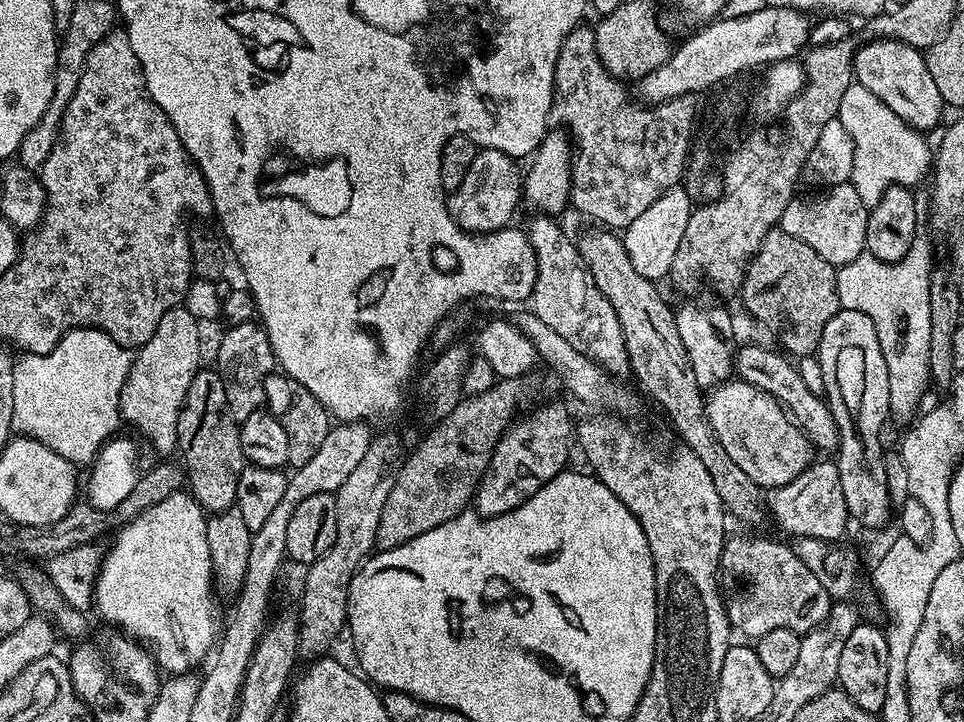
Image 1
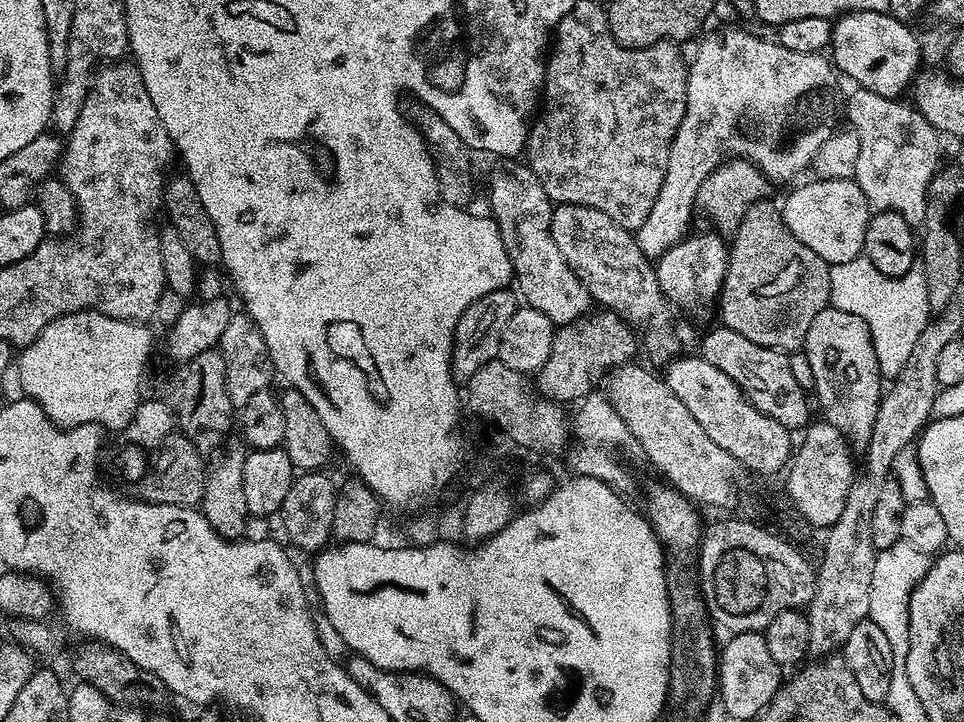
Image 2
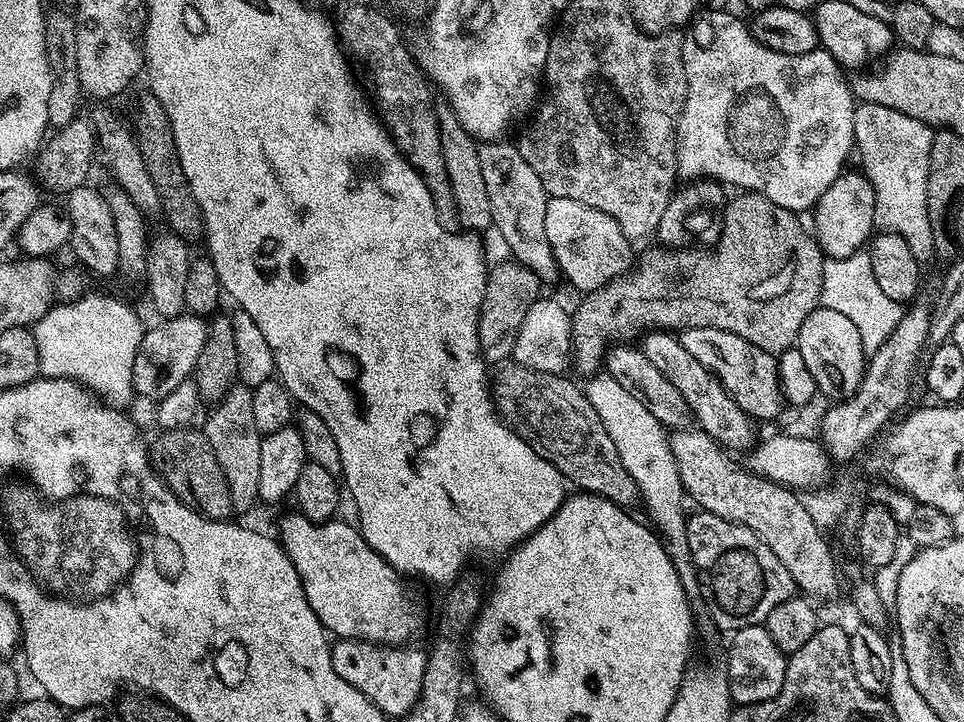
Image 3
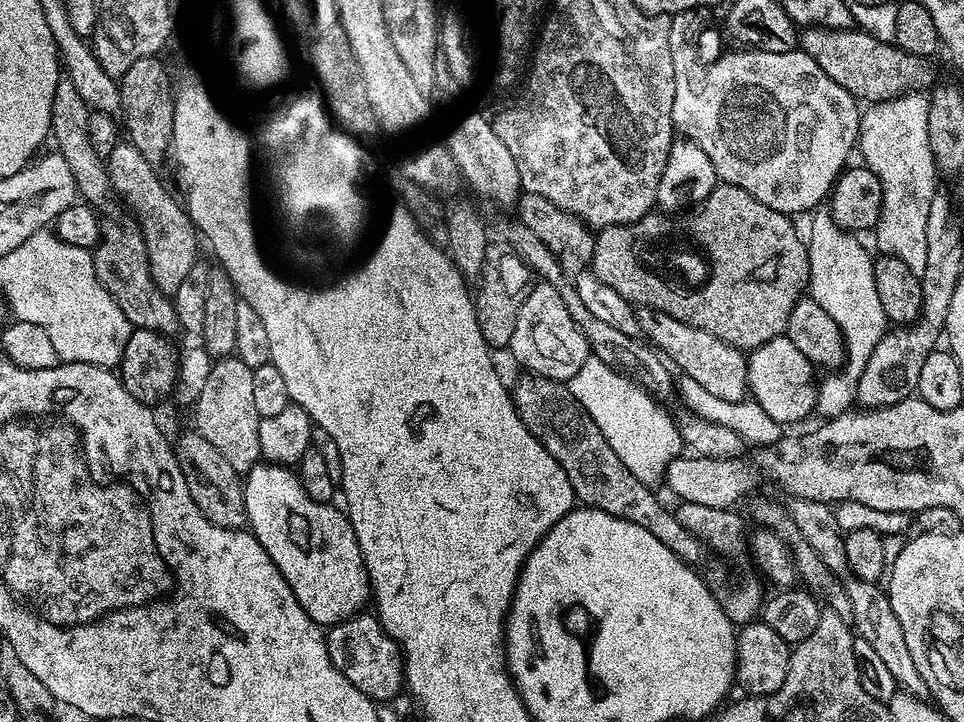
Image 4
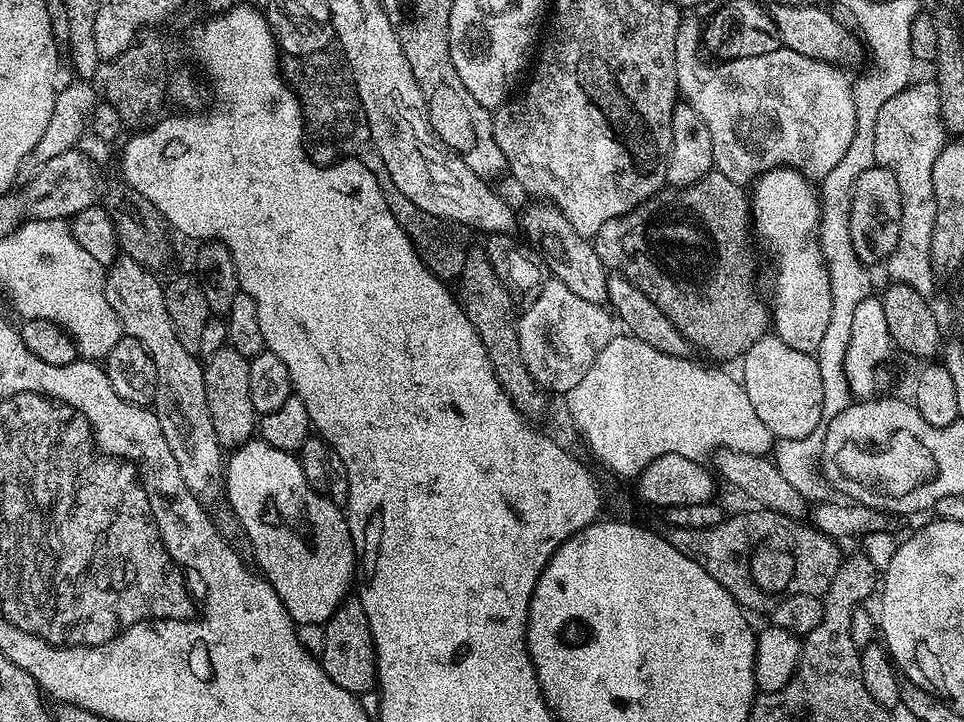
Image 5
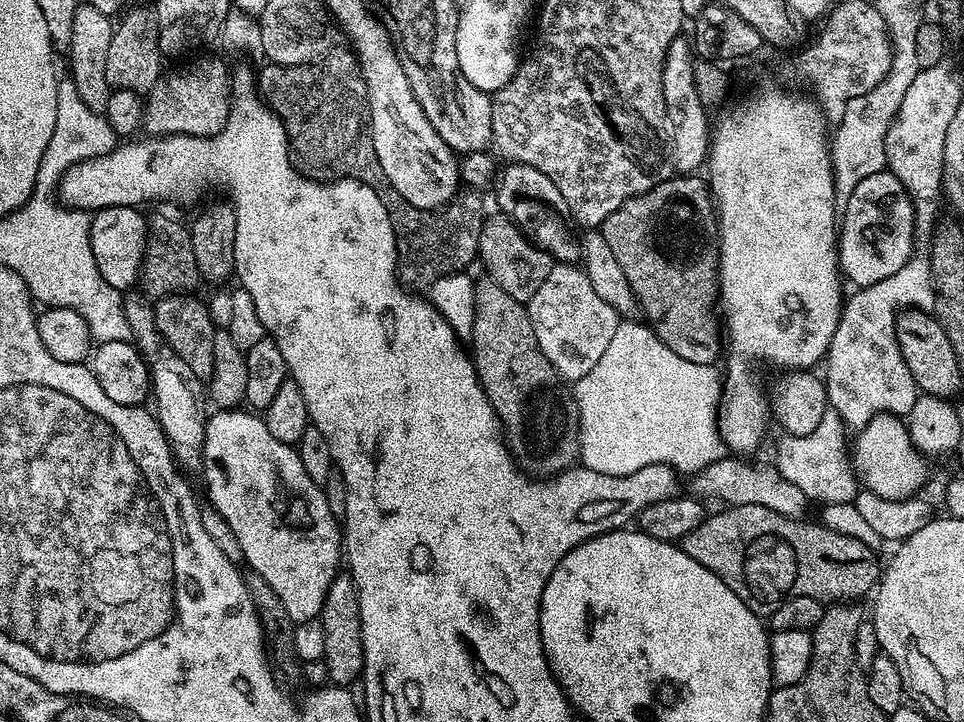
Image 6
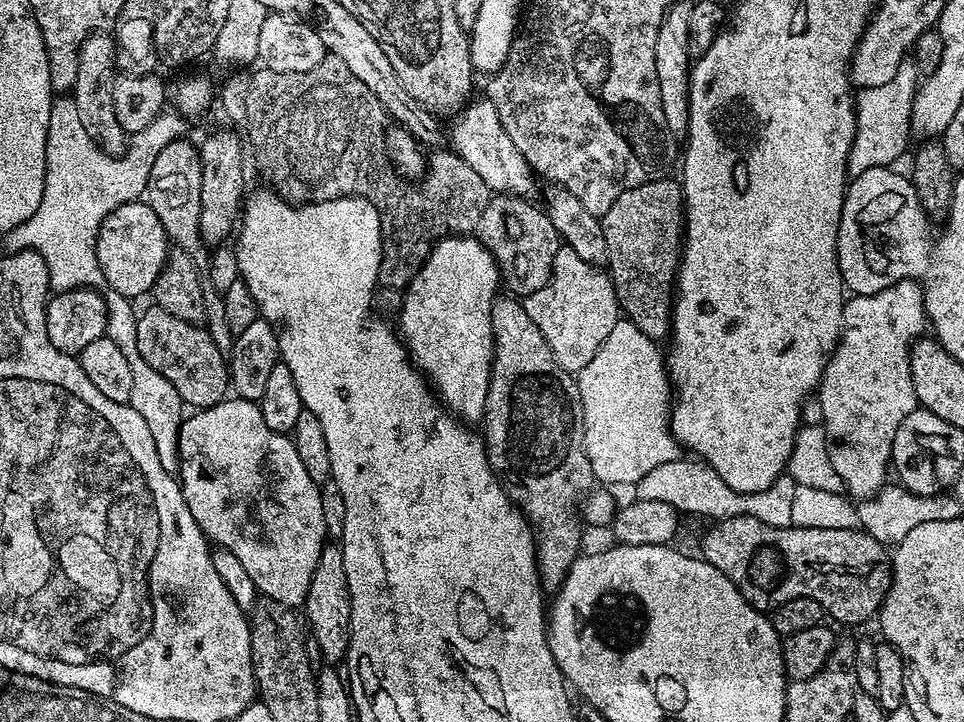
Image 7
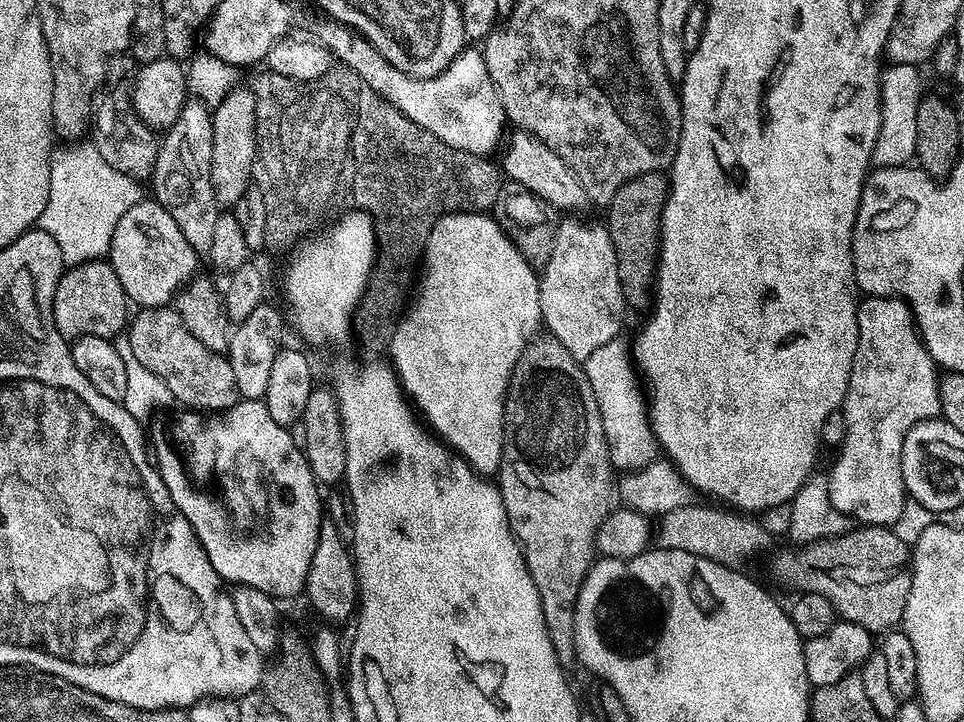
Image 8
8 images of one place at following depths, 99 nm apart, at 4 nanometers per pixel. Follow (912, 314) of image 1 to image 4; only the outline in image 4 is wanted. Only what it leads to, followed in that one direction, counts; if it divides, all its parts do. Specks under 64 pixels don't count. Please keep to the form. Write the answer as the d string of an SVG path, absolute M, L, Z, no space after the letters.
M827 207L815 209L812 218L808 236L806 232L808 245L806 288L811 300L818 302L818 306L822 306L822 310L826 310L830 318L834 318L840 335L844 337L842 367L829 371L828 377L825 380L821 379L818 384L819 396L815 411L821 413L821 417L831 418L849 411L856 404L858 378L862 378L862 370L866 370L866 362L870 362L870 354L874 354L874 346L878 346L878 342L884 337L890 321L882 310L878 286L874 282L874 256L860 245L858 237L851 236L846 229L836 225L837 217Z

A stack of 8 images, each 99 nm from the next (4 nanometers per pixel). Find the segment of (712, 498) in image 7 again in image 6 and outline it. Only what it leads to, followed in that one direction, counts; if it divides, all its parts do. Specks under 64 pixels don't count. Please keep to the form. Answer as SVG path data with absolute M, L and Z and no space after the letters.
M725 456L716 460L710 466L703 469L693 477L693 493L698 496L714 496L727 505L736 507L738 505L764 506L768 510L782 514L784 517L799 519L803 514L808 499L800 491L799 487L786 480L775 465L769 464L746 464L736 456Z

